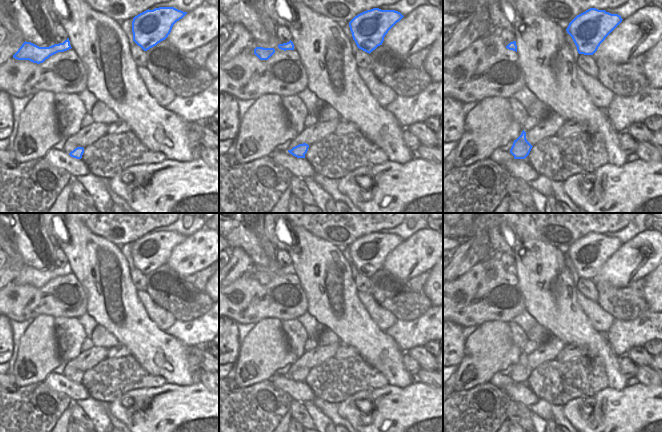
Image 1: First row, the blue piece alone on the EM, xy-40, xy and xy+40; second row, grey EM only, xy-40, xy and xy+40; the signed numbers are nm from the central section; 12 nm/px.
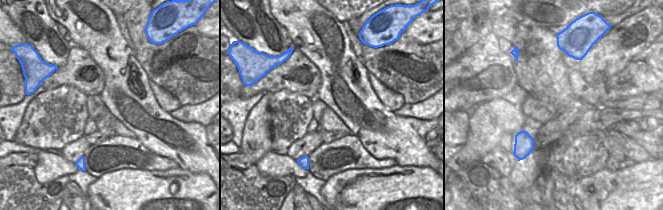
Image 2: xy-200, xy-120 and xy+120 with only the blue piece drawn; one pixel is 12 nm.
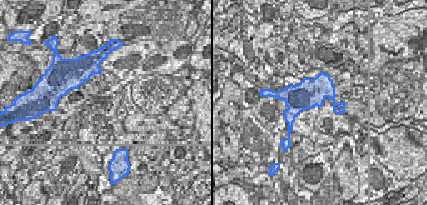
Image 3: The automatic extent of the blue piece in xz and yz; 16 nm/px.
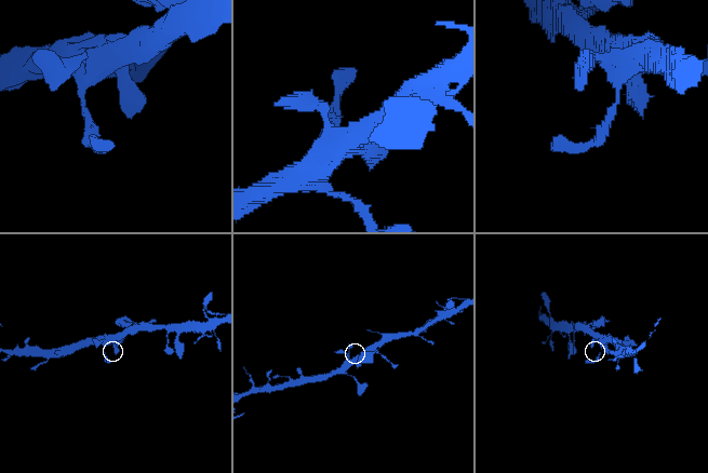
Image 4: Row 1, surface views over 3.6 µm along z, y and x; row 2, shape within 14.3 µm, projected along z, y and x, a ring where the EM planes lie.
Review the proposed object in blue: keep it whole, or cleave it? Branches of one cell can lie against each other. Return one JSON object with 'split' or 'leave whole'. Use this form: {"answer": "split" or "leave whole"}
{"answer": "leave whole"}

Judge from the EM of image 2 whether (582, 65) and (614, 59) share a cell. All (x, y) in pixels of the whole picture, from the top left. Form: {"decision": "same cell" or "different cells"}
{"decision": "same cell"}

